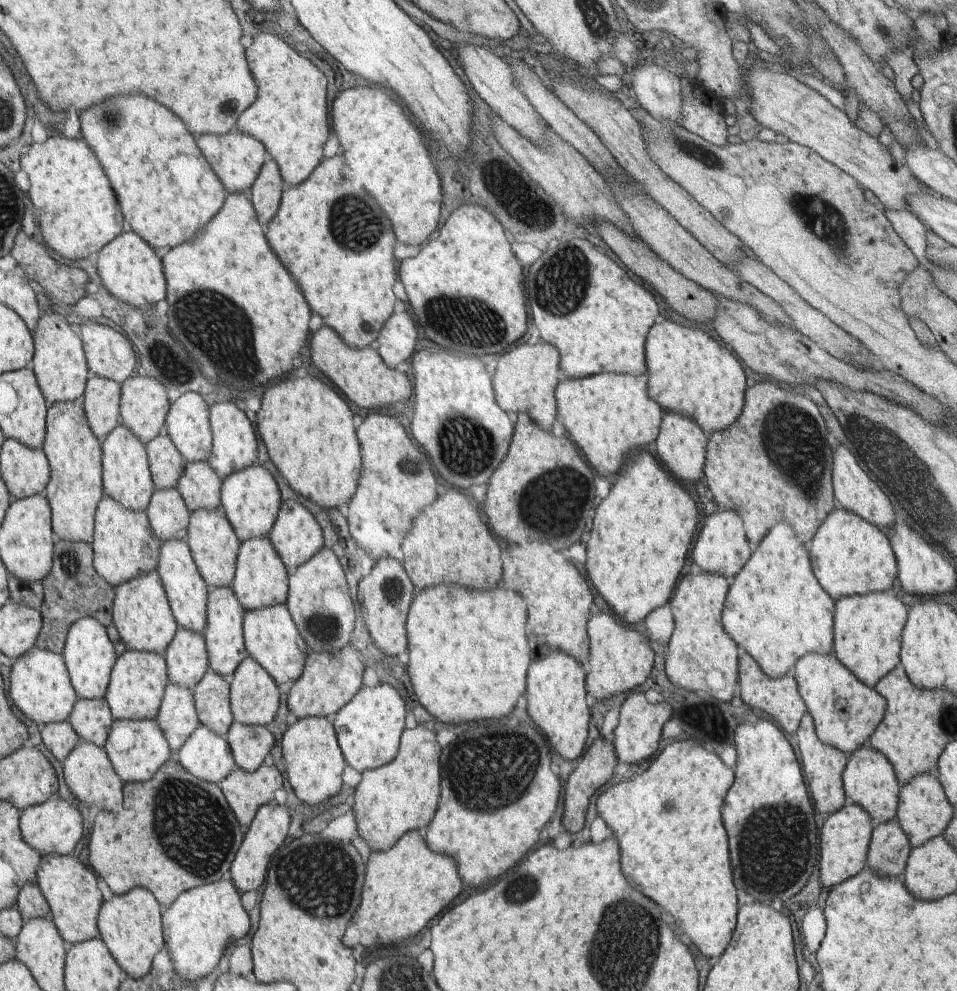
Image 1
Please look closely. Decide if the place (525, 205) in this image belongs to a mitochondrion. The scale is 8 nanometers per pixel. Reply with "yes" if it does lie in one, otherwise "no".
yes

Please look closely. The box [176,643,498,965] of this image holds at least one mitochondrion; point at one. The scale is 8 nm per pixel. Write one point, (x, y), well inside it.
(313, 873)

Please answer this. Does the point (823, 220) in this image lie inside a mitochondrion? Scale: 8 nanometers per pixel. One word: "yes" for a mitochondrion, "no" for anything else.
yes

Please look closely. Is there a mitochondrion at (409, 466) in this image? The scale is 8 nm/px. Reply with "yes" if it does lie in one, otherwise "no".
yes

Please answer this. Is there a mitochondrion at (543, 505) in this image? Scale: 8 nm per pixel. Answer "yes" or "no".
yes

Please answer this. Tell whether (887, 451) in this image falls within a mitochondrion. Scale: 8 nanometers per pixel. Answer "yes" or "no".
yes

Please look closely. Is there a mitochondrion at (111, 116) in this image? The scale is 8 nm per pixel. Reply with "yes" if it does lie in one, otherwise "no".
yes

